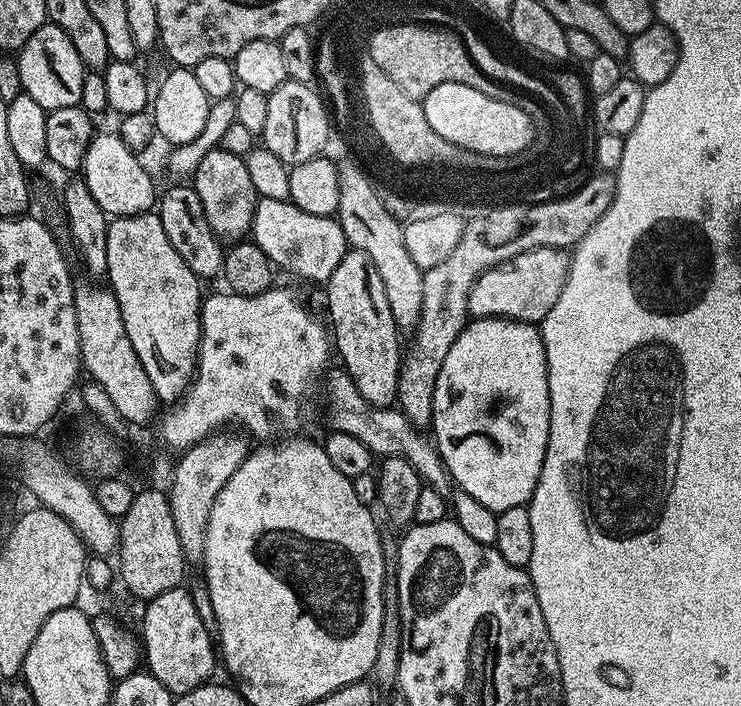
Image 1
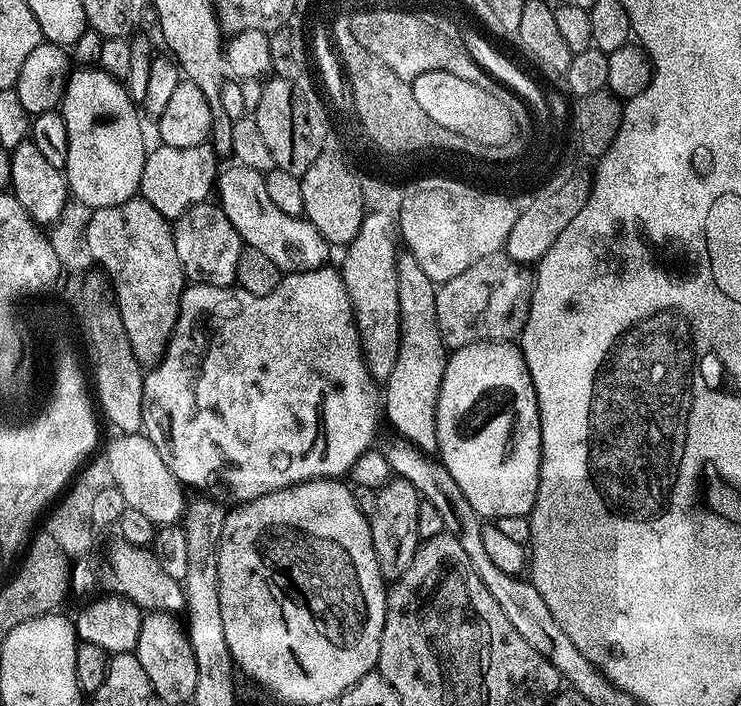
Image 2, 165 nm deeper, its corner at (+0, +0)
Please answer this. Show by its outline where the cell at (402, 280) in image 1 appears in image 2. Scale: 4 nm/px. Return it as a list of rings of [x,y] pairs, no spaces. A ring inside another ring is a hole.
[[[404,250],[396,258],[398,276],[398,310],[400,311],[400,341],[398,359],[394,361],[394,371],[382,388],[382,412],[392,423],[391,431],[406,438],[411,444],[429,454],[437,451],[436,447],[436,411],[438,394],[442,390],[442,374],[450,355],[449,349],[442,342],[438,330],[436,313],[437,285],[426,278],[422,266],[414,262],[412,255]]]

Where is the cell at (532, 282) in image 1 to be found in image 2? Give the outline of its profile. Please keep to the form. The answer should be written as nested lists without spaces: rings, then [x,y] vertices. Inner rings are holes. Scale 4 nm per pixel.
[[[507,254],[482,258],[474,262],[474,266],[462,270],[462,274],[450,278],[450,282],[439,285],[436,290],[436,313],[438,314],[438,330],[442,334],[445,348],[449,350],[465,348],[471,344],[478,344],[482,340],[515,341],[524,331],[526,318],[532,309],[533,287],[533,273],[519,261],[511,260]]]

